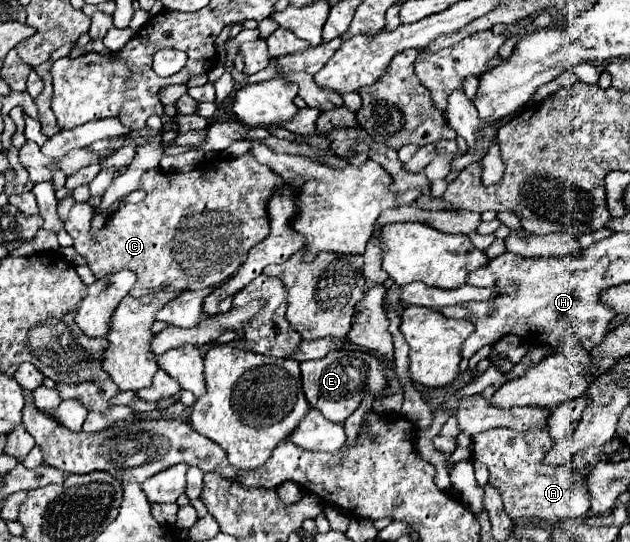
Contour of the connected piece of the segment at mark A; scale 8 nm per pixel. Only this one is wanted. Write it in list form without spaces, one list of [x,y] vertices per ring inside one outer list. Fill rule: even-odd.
[[[548,427],[546,429],[536,429],[534,433],[514,433],[512,429],[492,429],[492,431],[484,431],[478,433],[478,437],[474,437],[474,451],[472,457],[480,463],[484,463],[490,471],[490,483],[500,491],[502,501],[504,501],[504,509],[508,513],[510,519],[540,519],[540,521],[548,521],[552,525],[564,521],[564,519],[584,519],[590,511],[590,503],[586,497],[586,485],[582,485],[582,469],[588,465],[594,465],[598,461],[598,455],[602,453],[602,449],[586,449],[582,453],[578,453],[574,457],[574,463],[568,467],[550,467],[550,465],[542,465],[542,457],[552,449],[552,441],[550,441],[550,433]]]

